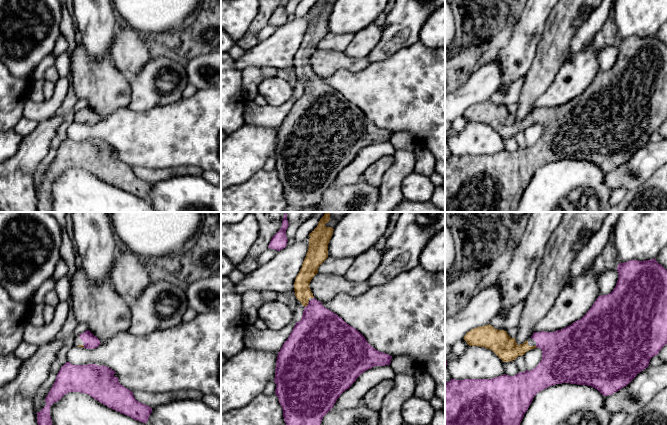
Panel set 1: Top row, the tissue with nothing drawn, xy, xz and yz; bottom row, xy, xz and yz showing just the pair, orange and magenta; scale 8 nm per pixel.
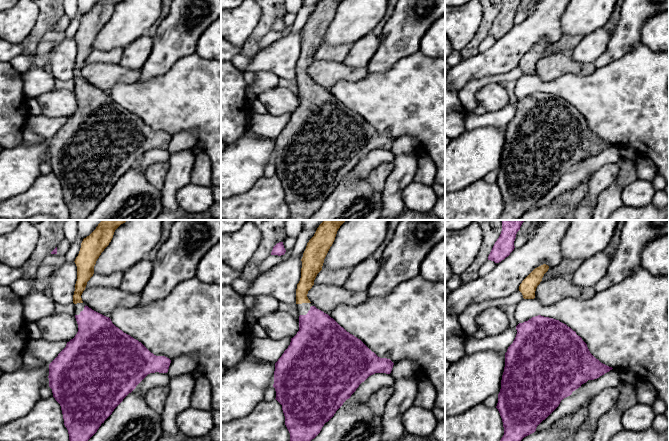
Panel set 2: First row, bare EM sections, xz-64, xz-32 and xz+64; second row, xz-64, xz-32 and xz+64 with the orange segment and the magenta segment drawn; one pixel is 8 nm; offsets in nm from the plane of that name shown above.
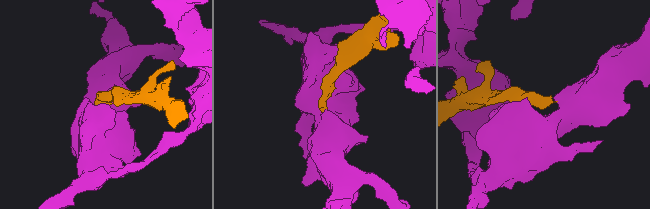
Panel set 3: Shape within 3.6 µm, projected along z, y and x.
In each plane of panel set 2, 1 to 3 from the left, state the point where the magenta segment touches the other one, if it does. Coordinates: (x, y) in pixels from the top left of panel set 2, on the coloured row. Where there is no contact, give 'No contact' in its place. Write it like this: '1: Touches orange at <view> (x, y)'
1: No contact
2: No contact
3: No contact

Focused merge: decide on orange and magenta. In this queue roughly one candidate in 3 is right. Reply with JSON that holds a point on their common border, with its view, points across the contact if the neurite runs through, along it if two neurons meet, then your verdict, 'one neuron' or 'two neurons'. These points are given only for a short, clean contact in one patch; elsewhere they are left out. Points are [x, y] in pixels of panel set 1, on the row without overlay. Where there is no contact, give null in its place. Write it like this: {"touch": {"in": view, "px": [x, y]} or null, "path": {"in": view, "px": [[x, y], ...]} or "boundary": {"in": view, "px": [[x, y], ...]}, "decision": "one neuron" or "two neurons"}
{"touch": {"in": "xz", "px": [307, 80]}, "path": {"in": "xz", "px": [[302, 66], [307, 80], [314, 87], [320, 108]]}, "decision": "one neuron"}

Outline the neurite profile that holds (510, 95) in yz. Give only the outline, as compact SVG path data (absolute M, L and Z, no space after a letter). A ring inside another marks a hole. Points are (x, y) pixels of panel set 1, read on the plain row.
M521 78L511 83L506 89L495 92L490 101L495 105L507 107L513 103L518 103L520 100L524 78Z

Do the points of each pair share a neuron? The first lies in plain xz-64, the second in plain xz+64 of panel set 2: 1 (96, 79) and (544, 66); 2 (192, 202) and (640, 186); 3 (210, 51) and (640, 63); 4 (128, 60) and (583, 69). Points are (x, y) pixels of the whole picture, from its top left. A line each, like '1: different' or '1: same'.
1: same
2: same
3: different
4: different

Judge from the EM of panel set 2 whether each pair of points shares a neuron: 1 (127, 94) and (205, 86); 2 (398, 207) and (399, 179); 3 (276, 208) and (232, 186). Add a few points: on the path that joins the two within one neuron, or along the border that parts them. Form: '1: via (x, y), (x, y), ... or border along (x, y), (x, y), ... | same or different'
1: via (146, 94), (186, 94) | same
2: via (396, 200), (396, 186) | same
3: border along (262, 177), (248, 190), (231, 197) | different

